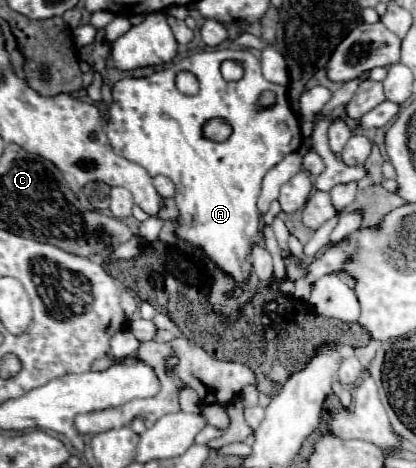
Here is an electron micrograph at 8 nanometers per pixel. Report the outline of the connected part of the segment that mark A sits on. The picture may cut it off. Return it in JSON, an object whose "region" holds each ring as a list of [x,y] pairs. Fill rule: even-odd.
{"region":[[[234,50],[198,52],[198,54],[192,54],[192,56],[186,56],[186,58],[182,58],[182,60],[174,62],[174,64],[166,66],[164,70],[158,70],[158,72],[154,72],[154,74],[146,76],[146,78],[124,78],[124,80],[116,82],[116,84],[114,84],[114,88],[112,88],[112,104],[110,104],[110,108],[108,108],[106,136],[108,136],[108,140],[110,140],[112,148],[114,148],[114,152],[116,152],[118,156],[122,156],[122,158],[130,160],[130,162],[140,164],[142,168],[146,168],[146,170],[148,170],[148,174],[164,174],[164,176],[168,176],[168,178],[176,184],[176,204],[178,204],[178,208],[180,208],[180,228],[178,228],[180,238],[184,238],[184,240],[188,240],[190,244],[196,244],[198,248],[202,248],[202,250],[208,254],[208,258],[210,258],[210,260],[214,260],[214,262],[218,264],[218,268],[220,268],[222,272],[228,272],[228,274],[230,274],[230,276],[234,276],[234,280],[236,280],[236,282],[240,282],[240,284],[242,284],[242,282],[246,280],[246,276],[248,276],[248,268],[250,268],[250,248],[252,248],[252,244],[254,244],[256,240],[260,240],[260,238],[262,238],[262,236],[260,236],[262,220],[260,220],[260,214],[258,214],[258,208],[256,208],[256,200],[258,200],[258,196],[260,196],[262,176],[264,176],[270,168],[274,168],[274,166],[276,166],[276,164],[278,164],[278,162],[280,162],[286,154],[296,152],[296,150],[302,146],[300,122],[298,122],[296,114],[292,112],[292,108],[290,108],[290,104],[288,104],[288,96],[286,96],[286,94],[288,94],[288,88],[286,88],[286,86],[272,84],[272,82],[268,82],[268,80],[262,76],[262,72],[260,72],[260,60],[258,60],[252,52],[248,52],[248,50],[240,50],[240,52],[234,52]],[[224,60],[236,60],[236,62],[240,62],[240,64],[244,66],[244,76],[242,76],[238,82],[226,82],[226,80],[222,78],[222,74],[220,74],[220,64],[222,64]],[[184,70],[186,70],[186,72],[192,72],[192,74],[198,78],[200,90],[198,90],[198,94],[194,94],[194,96],[182,94],[182,92],[176,88],[176,74],[178,74],[178,72],[184,72]],[[262,90],[272,90],[272,92],[276,92],[278,102],[276,102],[276,106],[274,106],[274,108],[268,108],[268,110],[256,112],[256,110],[254,110],[254,104],[258,102],[258,98],[260,98]],[[214,116],[222,116],[222,118],[228,122],[228,126],[232,128],[232,134],[228,136],[228,140],[226,140],[226,142],[220,142],[220,144],[218,144],[218,142],[212,142],[212,140],[204,138],[204,134],[202,134],[202,126],[204,126],[210,118],[214,118]]]}

